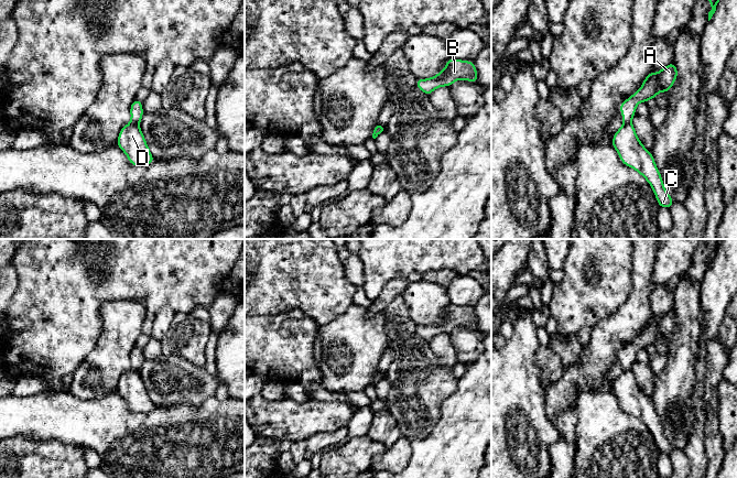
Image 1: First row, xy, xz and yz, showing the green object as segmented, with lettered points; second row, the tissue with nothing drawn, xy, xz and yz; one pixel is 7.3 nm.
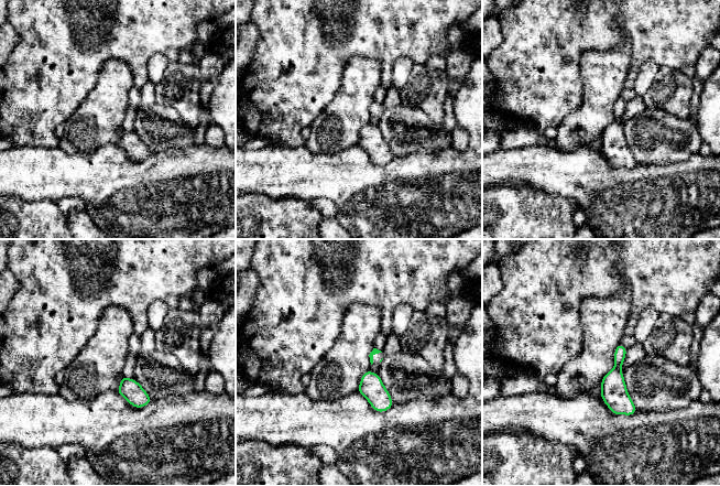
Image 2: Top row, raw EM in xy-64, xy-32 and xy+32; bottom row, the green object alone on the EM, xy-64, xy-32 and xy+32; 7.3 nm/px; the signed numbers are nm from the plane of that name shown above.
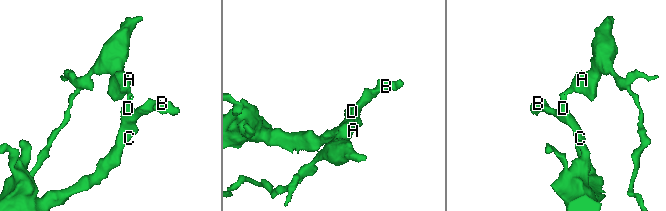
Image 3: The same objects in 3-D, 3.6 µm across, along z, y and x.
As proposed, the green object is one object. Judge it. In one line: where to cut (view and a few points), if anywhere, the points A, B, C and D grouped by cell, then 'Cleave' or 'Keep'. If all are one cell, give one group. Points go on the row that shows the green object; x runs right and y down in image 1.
Split along xy (131, 121), (138, 125). Groups: A / B C D. Cleave

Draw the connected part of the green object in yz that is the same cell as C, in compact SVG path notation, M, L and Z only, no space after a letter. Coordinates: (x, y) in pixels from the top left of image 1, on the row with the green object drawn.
M632 123L621 126L614 134L610 144L616 149L625 165L635 169L648 181L655 194L659 206L670 208L674 200L664 188L652 153L642 145Z

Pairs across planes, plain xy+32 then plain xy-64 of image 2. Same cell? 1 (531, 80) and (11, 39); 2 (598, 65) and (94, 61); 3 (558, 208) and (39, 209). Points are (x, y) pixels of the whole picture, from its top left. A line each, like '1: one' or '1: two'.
1: two
2: two
3: one

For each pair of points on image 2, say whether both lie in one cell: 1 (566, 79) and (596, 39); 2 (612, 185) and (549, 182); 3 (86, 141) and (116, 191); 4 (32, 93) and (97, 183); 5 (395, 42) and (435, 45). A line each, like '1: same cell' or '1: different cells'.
1: same cell
2: same cell
3: different cells
4: different cells
5: same cell

